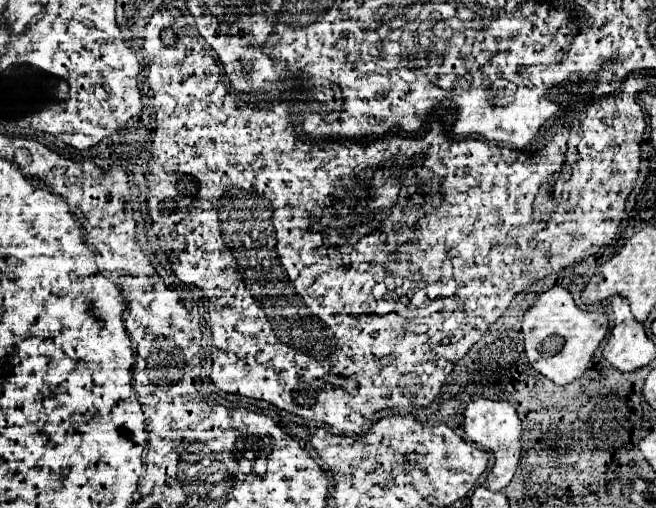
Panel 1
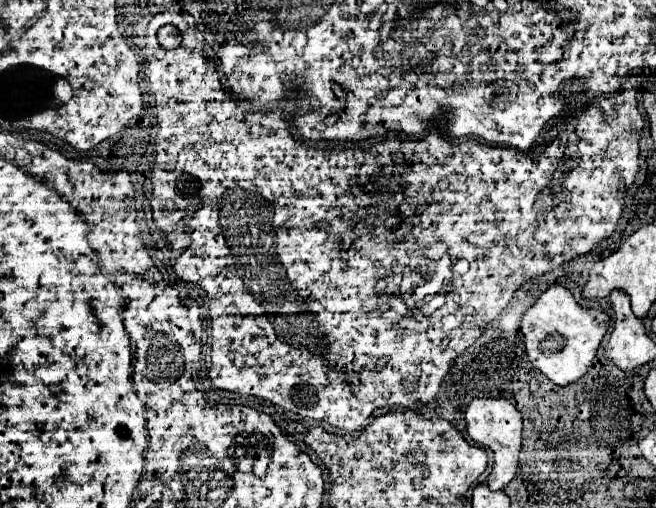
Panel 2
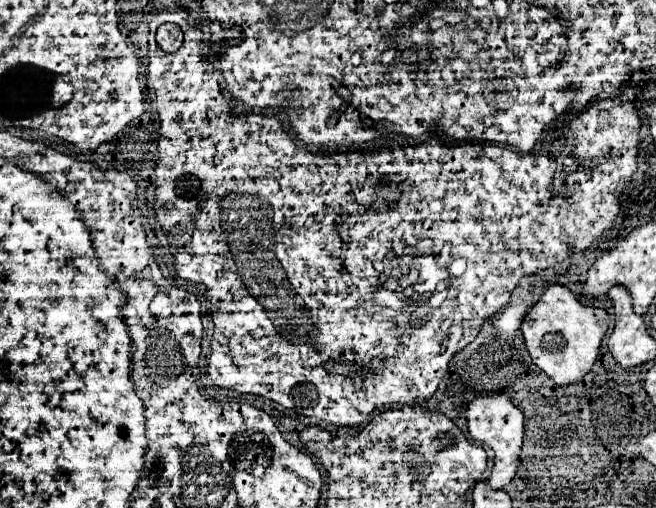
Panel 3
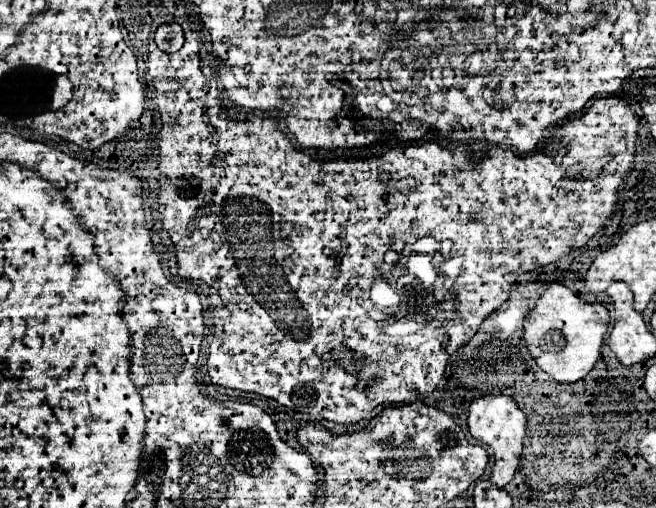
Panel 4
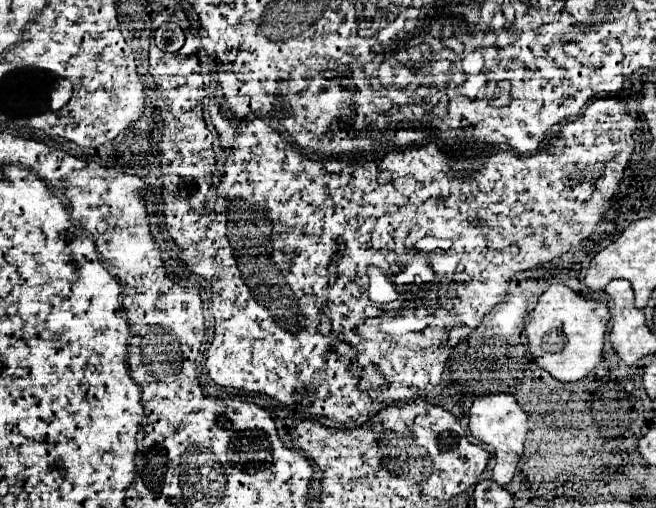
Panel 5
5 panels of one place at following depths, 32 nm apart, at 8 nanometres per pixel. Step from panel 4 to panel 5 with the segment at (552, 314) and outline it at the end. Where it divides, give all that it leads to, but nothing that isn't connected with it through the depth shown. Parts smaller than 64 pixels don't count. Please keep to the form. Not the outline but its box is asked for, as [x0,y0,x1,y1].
[524,282,610,382]

